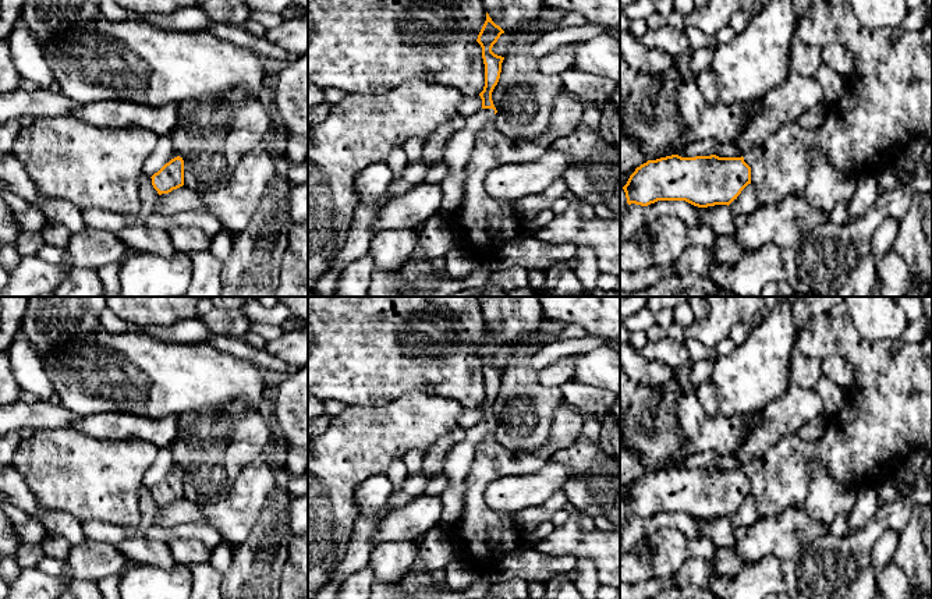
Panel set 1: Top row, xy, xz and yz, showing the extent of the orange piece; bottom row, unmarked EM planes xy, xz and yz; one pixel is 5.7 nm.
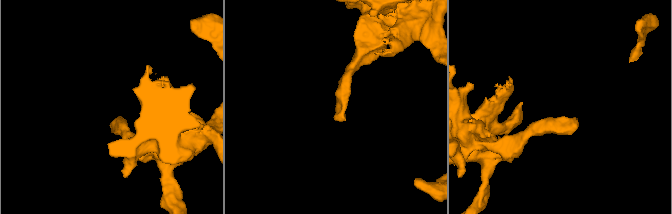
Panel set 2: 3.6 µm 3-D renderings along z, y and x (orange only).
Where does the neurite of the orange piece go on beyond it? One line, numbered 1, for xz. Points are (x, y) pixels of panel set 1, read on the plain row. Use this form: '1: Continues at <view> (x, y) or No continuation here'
1: Continues at xz (457, 463)

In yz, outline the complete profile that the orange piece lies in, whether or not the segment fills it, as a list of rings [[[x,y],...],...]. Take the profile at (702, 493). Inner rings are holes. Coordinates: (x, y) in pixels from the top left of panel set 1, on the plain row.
[[[748,461],[741,469],[671,467],[648,472],[623,501],[628,517],[685,513],[698,520],[729,518],[751,496],[751,479],[762,468],[763,461]]]

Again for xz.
[[[486,325],[486,333],[478,347],[476,354],[482,359],[482,371],[485,376],[485,398],[479,405],[482,411],[482,421],[465,430],[465,437],[456,443],[444,458],[443,471],[449,478],[449,485],[442,497],[442,524],[453,525],[464,513],[465,501],[465,475],[475,457],[478,444],[485,439],[486,433],[497,425],[492,404],[499,394],[502,384],[502,375],[504,369],[492,364],[504,343],[496,337]]]

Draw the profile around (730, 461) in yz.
[[[727,454],[719,456],[713,462],[713,467],[719,469],[741,469],[744,464],[734,454]]]

